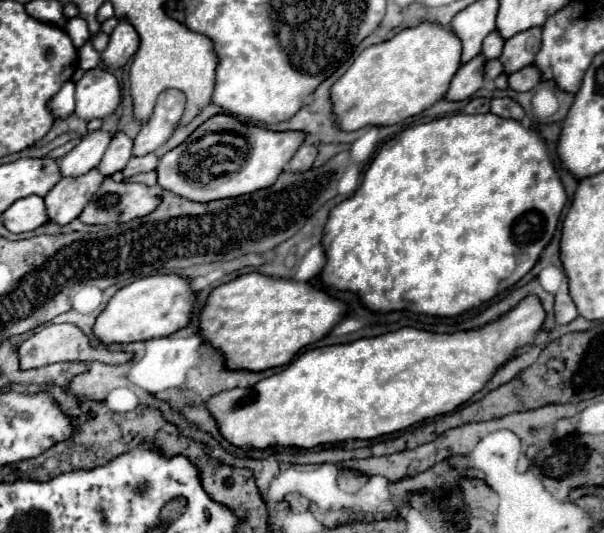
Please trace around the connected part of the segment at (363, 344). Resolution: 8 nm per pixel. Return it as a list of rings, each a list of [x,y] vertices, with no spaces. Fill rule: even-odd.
[[[526,297],[520,301],[518,307],[514,307],[510,313],[506,313],[504,317],[484,325],[482,329],[474,329],[474,331],[460,331],[460,333],[454,333],[454,335],[436,335],[436,333],[428,333],[428,331],[418,331],[418,329],[412,329],[412,327],[404,327],[400,331],[394,331],[394,333],[386,333],[382,337],[374,337],[374,339],[358,339],[354,343],[346,343],[346,345],[330,345],[330,347],[316,347],[316,349],[310,349],[306,353],[302,353],[298,359],[294,359],[284,371],[280,373],[274,373],[272,377],[266,377],[262,381],[256,383],[256,399],[248,397],[248,391],[246,389],[230,389],[230,391],[222,391],[214,397],[210,397],[206,401],[206,409],[208,413],[212,413],[216,425],[218,425],[218,431],[220,435],[234,447],[240,447],[244,451],[250,451],[250,449],[258,449],[258,451],[264,451],[268,447],[298,447],[298,449],[312,449],[316,445],[328,445],[328,443],[342,443],[342,441],[350,441],[350,439],[376,439],[380,435],[390,435],[394,431],[400,431],[400,429],[406,429],[418,421],[424,421],[424,419],[432,419],[436,415],[446,415],[446,413],[452,413],[454,409],[458,409],[462,403],[466,403],[474,393],[478,393],[486,381],[492,377],[492,373],[496,373],[496,369],[500,365],[504,365],[510,355],[522,347],[522,345],[528,345],[540,331],[540,325],[544,321],[544,309],[538,301],[538,297]]]

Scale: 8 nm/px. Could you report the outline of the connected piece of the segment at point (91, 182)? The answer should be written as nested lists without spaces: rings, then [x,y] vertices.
[[[92,169],[82,177],[60,179],[44,197],[48,221],[56,225],[68,225],[74,221],[102,181],[104,175],[100,175],[98,169]]]

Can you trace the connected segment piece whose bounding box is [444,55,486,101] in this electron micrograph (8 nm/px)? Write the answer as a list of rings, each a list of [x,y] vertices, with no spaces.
[[[478,55],[470,63],[462,65],[458,69],[458,73],[452,77],[450,89],[444,95],[444,99],[446,101],[462,101],[462,99],[472,97],[484,83],[484,77],[482,77],[484,63],[486,63],[486,59],[482,55]]]

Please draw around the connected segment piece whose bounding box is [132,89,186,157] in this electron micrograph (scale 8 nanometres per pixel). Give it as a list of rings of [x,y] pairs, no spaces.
[[[168,89],[158,97],[156,109],[154,109],[150,121],[142,127],[142,131],[134,139],[132,153],[136,157],[152,153],[164,141],[168,141],[168,137],[174,133],[176,123],[180,121],[180,115],[184,111],[184,103],[186,103],[184,95],[176,89]]]

